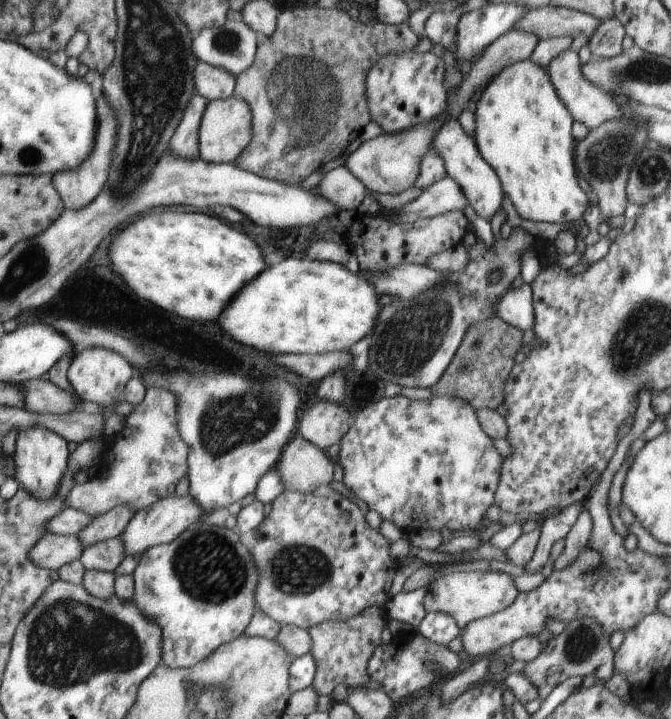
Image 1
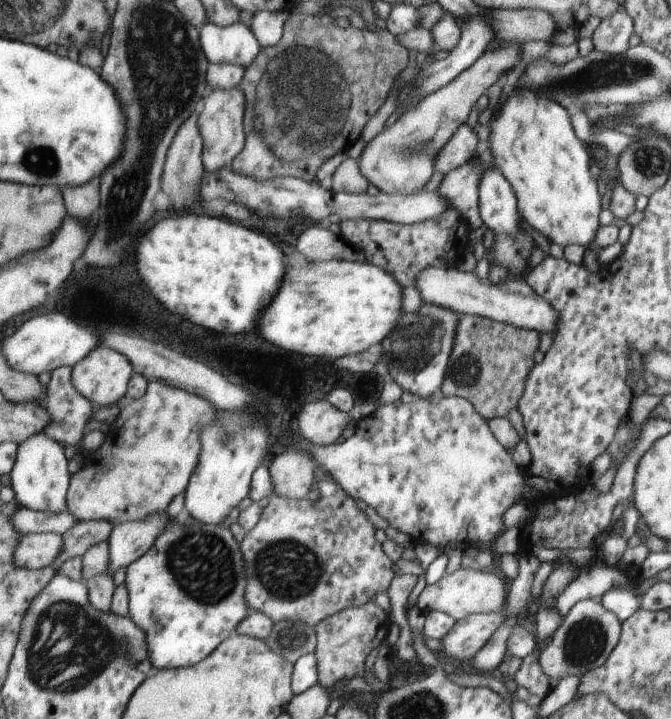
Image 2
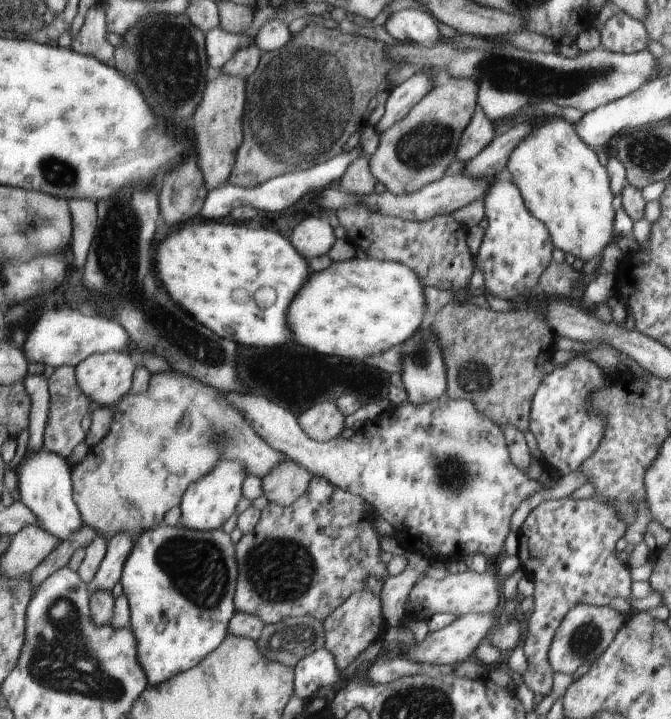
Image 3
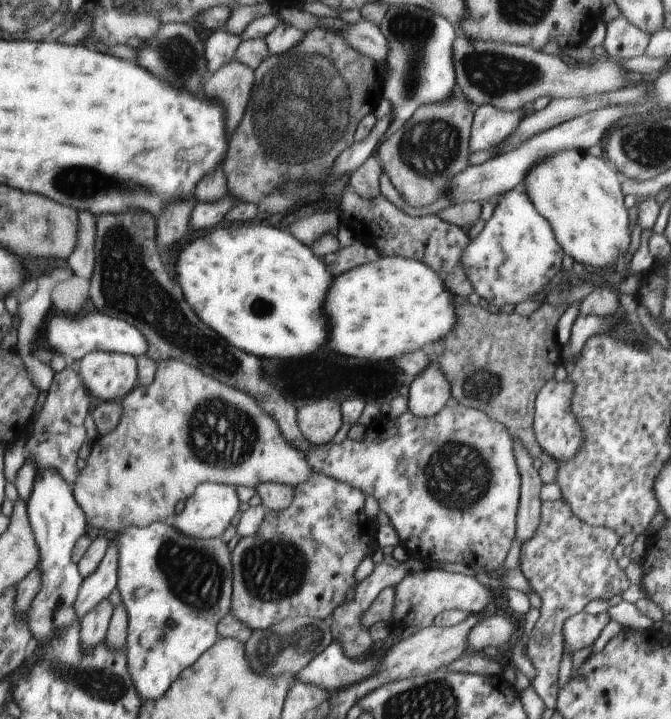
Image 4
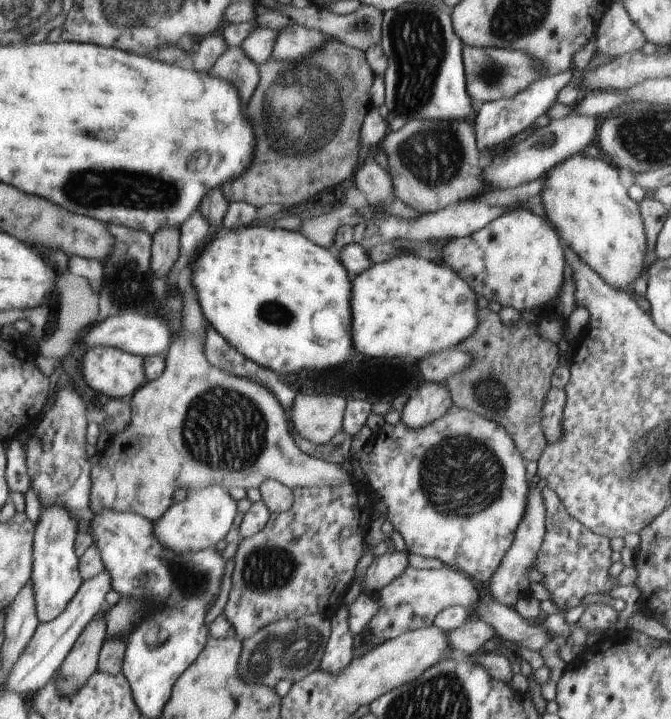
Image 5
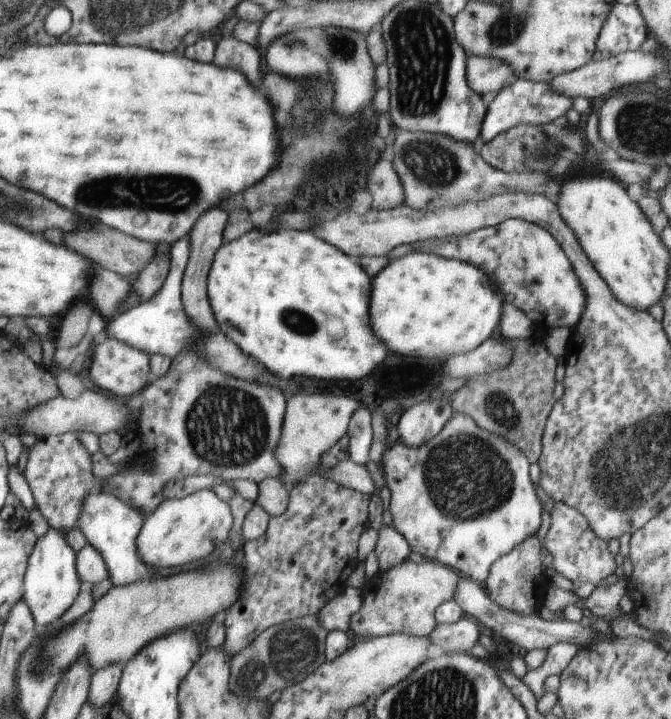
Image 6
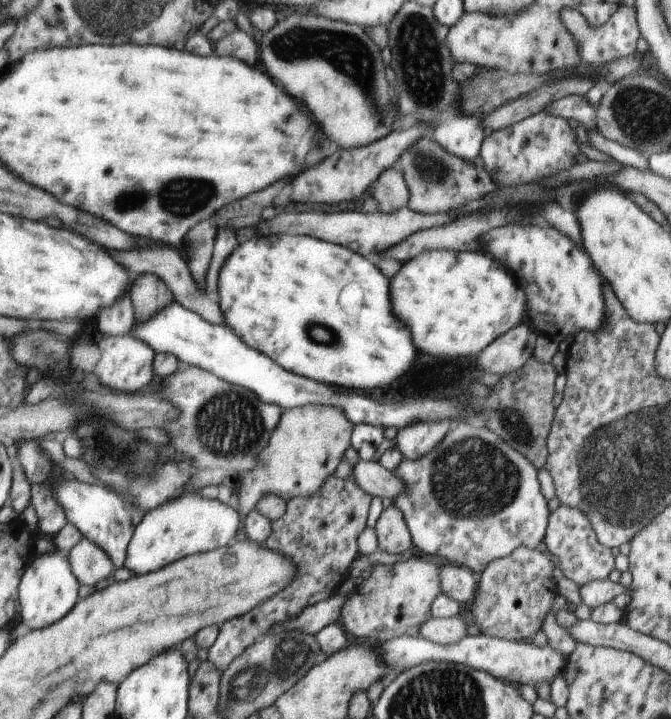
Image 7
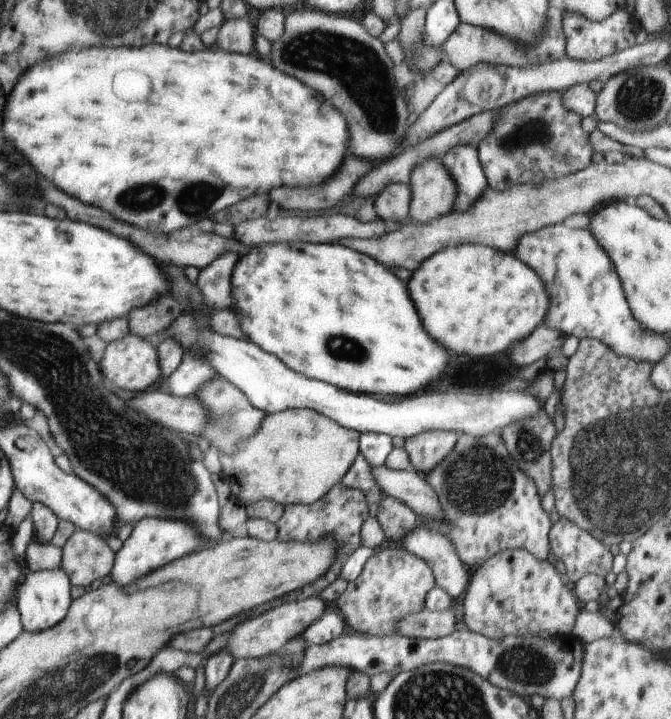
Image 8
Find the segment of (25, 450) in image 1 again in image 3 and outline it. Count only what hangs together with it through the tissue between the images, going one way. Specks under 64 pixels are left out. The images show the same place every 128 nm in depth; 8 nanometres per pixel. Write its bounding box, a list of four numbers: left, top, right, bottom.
[15,448,84,542]

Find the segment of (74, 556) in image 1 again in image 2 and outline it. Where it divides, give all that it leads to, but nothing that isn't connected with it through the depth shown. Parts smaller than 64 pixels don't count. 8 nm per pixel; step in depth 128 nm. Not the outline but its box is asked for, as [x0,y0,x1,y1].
[15,533,64,568]

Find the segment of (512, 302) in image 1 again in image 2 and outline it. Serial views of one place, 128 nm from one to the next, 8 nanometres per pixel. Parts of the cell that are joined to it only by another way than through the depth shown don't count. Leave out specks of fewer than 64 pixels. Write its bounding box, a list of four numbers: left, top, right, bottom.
[414,267,560,335]

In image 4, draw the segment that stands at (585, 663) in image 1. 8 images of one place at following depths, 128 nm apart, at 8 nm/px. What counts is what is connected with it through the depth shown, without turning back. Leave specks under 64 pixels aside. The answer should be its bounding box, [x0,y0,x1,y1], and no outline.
[563,610,610,655]

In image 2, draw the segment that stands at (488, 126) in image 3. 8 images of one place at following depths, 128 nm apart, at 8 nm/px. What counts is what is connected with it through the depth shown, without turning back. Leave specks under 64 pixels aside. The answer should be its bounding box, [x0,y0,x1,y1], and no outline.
[434,123,478,176]

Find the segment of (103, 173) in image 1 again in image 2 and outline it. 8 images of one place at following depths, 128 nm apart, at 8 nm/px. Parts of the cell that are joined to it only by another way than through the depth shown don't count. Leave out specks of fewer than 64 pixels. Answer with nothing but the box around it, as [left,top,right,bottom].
[61,178,100,222]

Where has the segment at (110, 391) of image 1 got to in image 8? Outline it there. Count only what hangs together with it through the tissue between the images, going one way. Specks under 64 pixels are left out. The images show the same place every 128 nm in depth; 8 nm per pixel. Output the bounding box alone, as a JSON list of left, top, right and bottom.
[99,332,160,393]

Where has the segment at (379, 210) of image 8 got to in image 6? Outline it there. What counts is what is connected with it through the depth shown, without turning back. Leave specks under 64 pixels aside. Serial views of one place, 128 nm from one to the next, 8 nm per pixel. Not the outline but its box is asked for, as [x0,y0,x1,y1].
[366,159,404,209]

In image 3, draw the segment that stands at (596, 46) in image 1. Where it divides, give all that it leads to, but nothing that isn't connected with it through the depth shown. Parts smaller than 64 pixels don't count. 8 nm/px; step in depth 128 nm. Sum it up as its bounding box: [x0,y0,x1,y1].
[601,10,648,54]

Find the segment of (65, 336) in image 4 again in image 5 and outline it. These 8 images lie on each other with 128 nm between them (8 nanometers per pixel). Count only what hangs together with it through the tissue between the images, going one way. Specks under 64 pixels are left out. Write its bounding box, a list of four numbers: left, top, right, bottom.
[82,312,174,357]

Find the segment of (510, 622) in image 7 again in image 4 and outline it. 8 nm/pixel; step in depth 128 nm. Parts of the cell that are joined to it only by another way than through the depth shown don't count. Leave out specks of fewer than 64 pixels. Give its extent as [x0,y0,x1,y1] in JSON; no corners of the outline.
[512,437,543,545]

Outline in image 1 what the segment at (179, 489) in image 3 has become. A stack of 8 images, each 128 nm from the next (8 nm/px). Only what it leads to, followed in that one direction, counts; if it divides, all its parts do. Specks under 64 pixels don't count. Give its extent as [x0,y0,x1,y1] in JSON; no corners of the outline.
[67,388,191,518]

